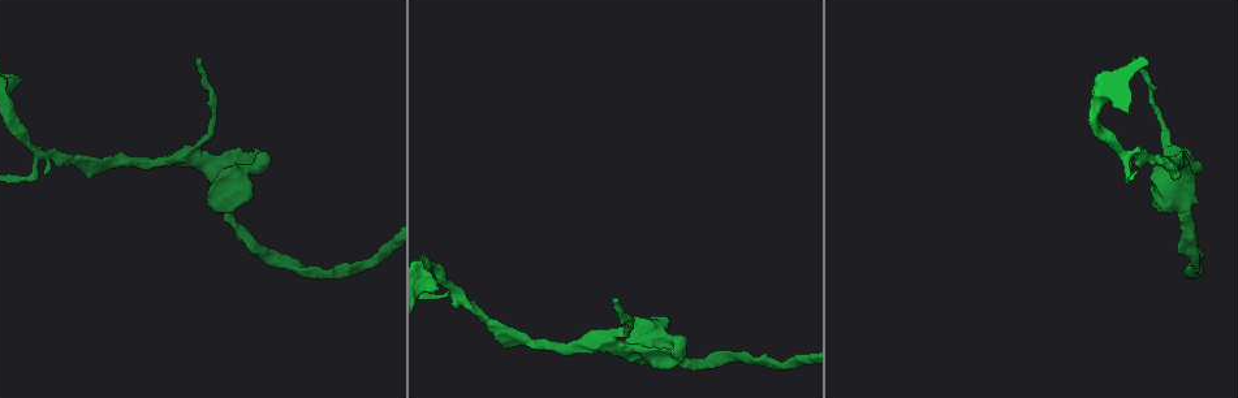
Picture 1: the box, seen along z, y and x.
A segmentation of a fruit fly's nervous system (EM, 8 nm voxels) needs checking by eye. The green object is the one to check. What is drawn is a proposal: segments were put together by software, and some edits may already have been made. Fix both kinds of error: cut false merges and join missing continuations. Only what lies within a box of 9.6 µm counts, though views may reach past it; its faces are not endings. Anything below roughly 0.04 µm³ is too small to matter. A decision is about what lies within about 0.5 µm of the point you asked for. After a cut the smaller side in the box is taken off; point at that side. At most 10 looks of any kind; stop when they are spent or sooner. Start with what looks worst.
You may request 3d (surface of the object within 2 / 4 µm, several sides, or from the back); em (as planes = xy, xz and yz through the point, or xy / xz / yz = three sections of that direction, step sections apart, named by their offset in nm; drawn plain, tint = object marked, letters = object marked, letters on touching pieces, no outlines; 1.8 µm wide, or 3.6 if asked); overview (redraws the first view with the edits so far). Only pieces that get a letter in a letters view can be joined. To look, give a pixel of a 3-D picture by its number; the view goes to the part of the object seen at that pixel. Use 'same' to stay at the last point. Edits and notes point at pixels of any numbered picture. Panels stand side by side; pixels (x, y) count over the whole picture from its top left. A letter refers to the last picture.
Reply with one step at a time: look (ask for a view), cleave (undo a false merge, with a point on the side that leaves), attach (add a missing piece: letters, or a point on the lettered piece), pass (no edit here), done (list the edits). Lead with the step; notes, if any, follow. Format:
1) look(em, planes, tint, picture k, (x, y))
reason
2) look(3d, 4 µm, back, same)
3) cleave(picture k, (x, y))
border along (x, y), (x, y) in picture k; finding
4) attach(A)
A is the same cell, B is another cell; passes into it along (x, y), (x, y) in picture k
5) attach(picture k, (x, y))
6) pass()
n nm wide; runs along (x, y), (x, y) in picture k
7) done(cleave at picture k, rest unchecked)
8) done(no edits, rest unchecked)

look(em, planes, tint, picture 1, (197, 60))
thin end

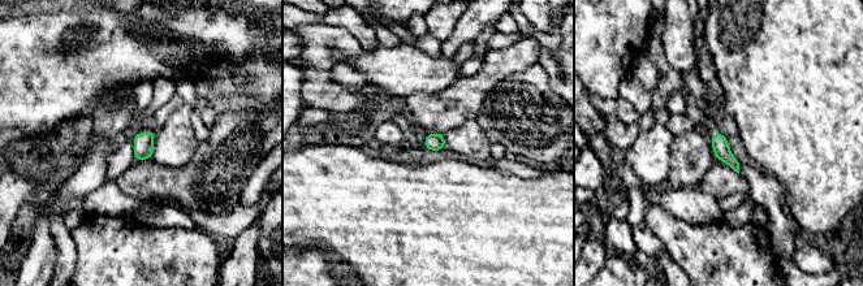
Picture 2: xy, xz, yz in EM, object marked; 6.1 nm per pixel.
look(em, planes, letters, same)
see the neighbours

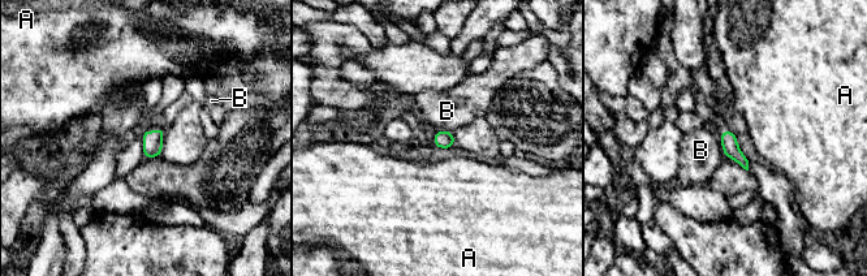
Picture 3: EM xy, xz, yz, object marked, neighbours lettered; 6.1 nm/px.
pass()
A and B are other cells; none of them fits

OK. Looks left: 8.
look(em, planes, letters, picture 1, (1126, 154))
abrupt turn

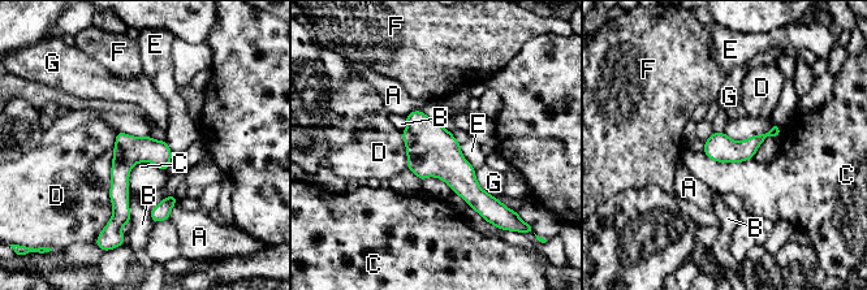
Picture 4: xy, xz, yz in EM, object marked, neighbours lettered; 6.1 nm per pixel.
pass()
180 nm wide; A, B, C, D, E, F and G are other cells; border along (165, 173), (137, 163), (128, 189) in picture 4; all the same neuron

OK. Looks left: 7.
look(em, 3.6 µm, yz, step 4, tint, picture 1, (674, 357))

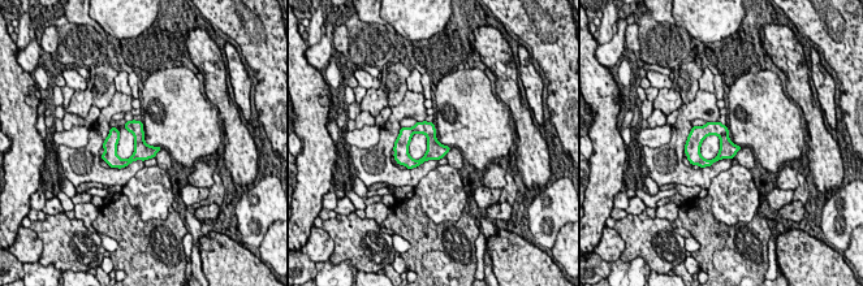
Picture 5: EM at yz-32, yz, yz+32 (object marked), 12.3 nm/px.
look(em, 3.6 µm, planes, letters, same)
cut it another way

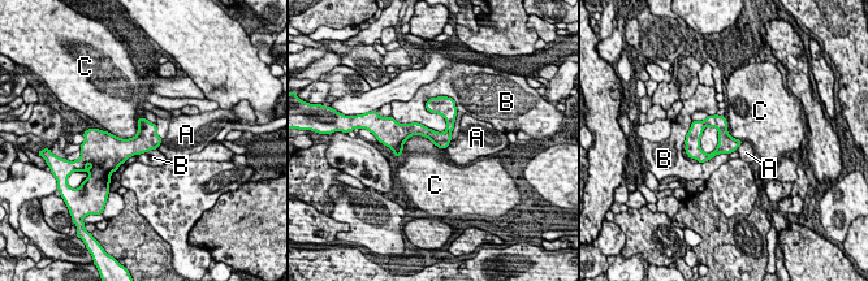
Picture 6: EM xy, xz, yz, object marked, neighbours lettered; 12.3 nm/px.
pass()
A, B and C are other cells; border along (440, 150), (411, 135), (397, 156) in picture 6; all the same neuron

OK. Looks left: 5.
done(no edits, rest unchecked)

